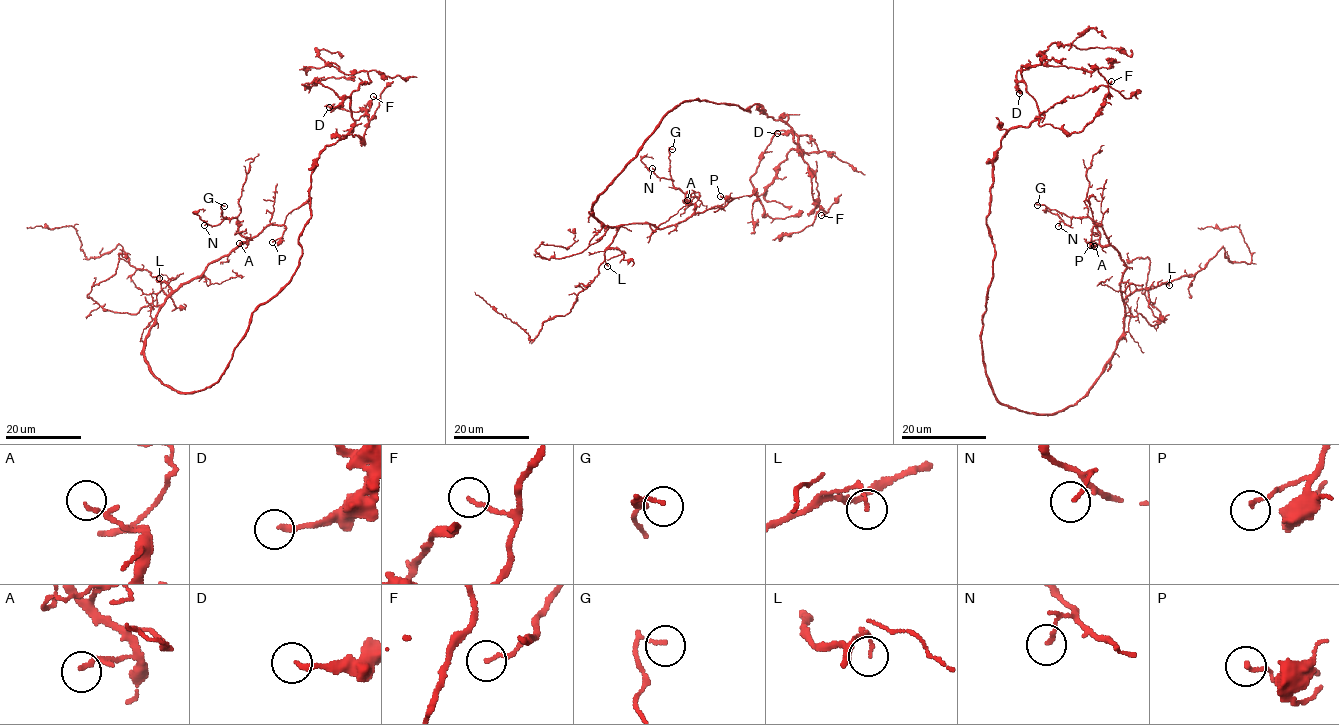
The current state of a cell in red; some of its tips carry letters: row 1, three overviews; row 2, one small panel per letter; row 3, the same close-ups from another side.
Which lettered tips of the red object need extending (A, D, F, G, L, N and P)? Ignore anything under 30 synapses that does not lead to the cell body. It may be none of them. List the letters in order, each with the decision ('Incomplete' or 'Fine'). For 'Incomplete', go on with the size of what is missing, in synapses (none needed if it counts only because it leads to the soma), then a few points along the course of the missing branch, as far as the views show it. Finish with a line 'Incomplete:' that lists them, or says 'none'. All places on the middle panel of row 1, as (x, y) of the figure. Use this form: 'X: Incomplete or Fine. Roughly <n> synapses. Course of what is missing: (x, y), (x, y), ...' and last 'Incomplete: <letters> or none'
A: Fine
D: Fine
F: Fine
G: Fine
L: Fine
N: Fine
P: Fine
Incomplete: none

